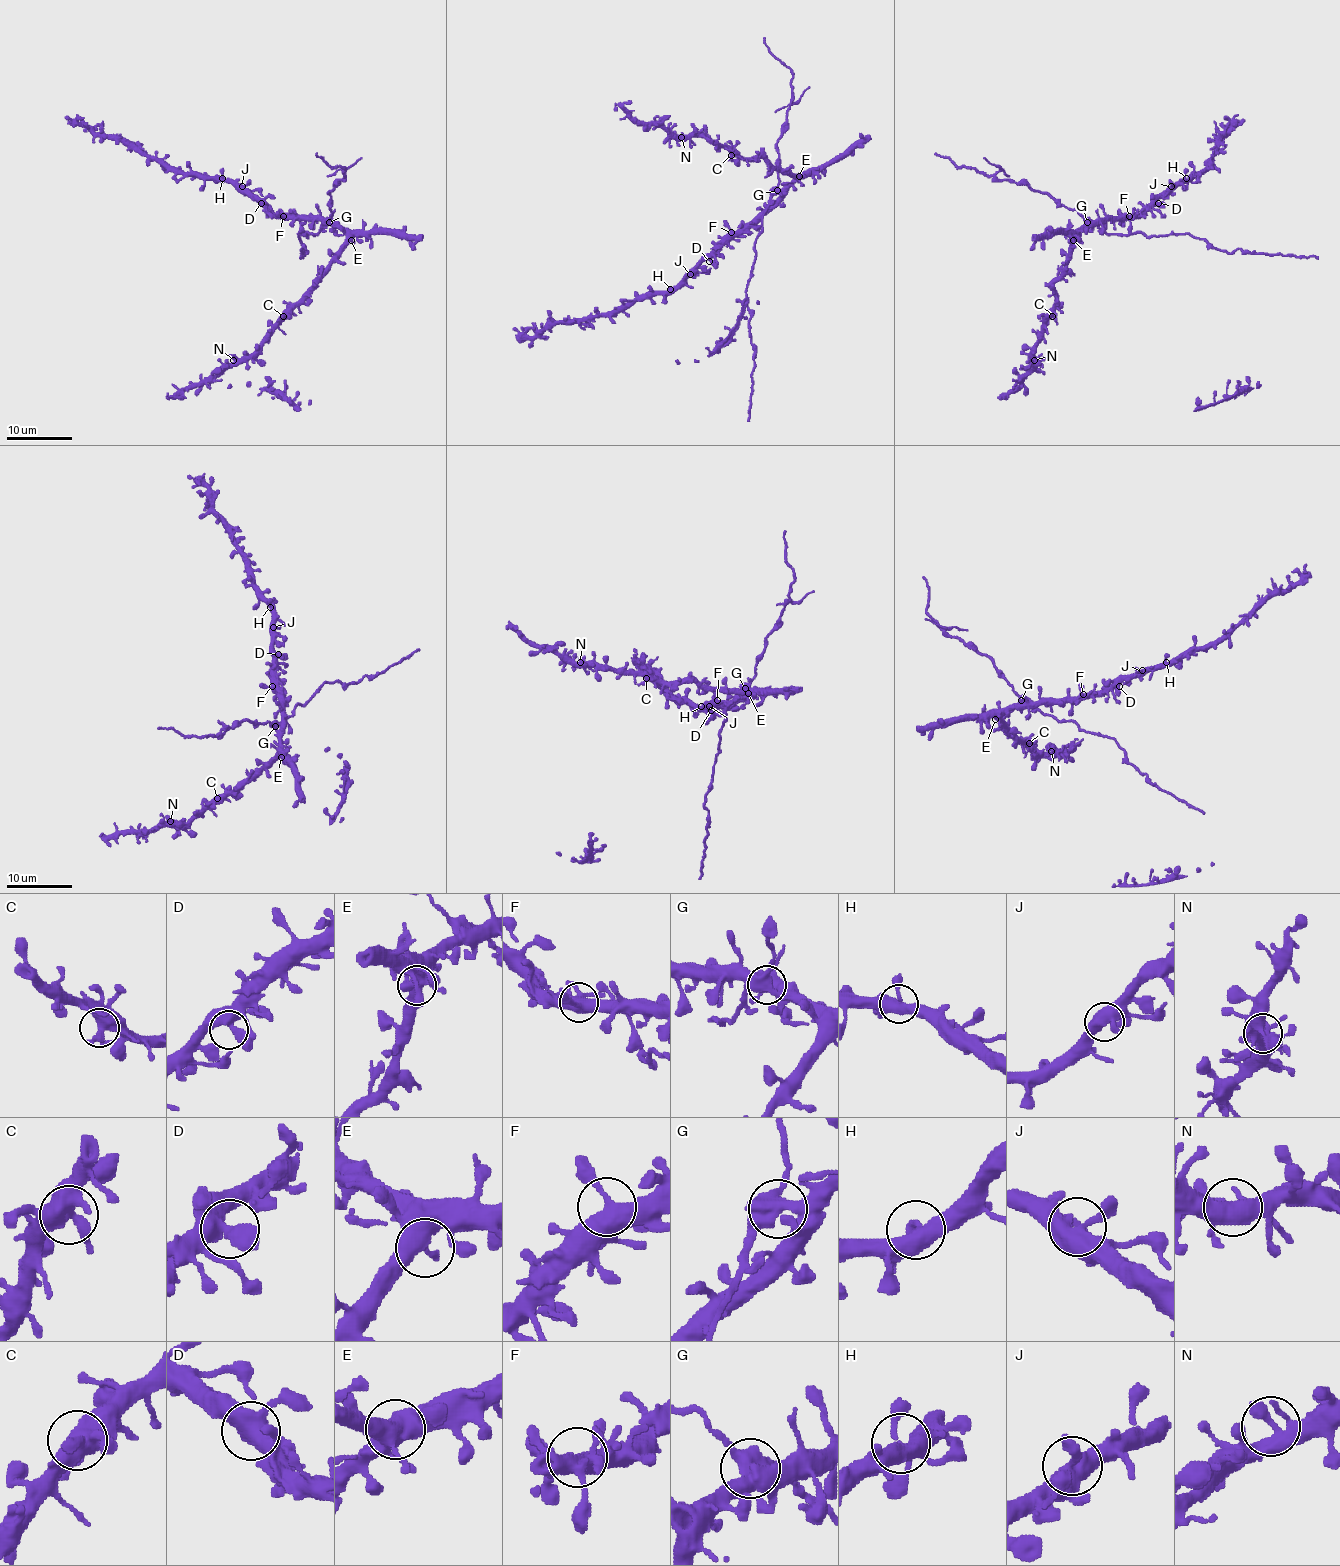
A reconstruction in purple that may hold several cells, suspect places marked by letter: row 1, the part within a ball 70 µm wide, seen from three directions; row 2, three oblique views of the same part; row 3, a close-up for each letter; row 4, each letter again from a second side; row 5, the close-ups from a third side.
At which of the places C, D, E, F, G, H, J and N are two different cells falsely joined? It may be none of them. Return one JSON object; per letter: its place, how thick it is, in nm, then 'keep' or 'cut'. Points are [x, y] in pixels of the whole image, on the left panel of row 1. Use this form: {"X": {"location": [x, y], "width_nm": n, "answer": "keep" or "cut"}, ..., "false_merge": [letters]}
{"C": {"location": [283, 316], "width_nm": 500, "answer": "keep"}, "D": {"location": [261, 203], "width_nm": 550, "answer": "keep"}, "E": {"location": [351, 240], "width_nm": 440, "answer": "keep"}, "F": {"location": [283, 216], "width_nm": 440, "answer": "keep"}, "G": {"location": [329, 222], "width_nm": 480, "answer": "cut"}, "H": {"location": [222, 178], "width_nm": 440, "answer": "keep"}, "J": {"location": [242, 186], "width_nm": 480, "answer": "keep"}, "N": {"location": [233, 360], "width_nm": 360, "answer": "keep"}, "false_merge": ["G"]}

